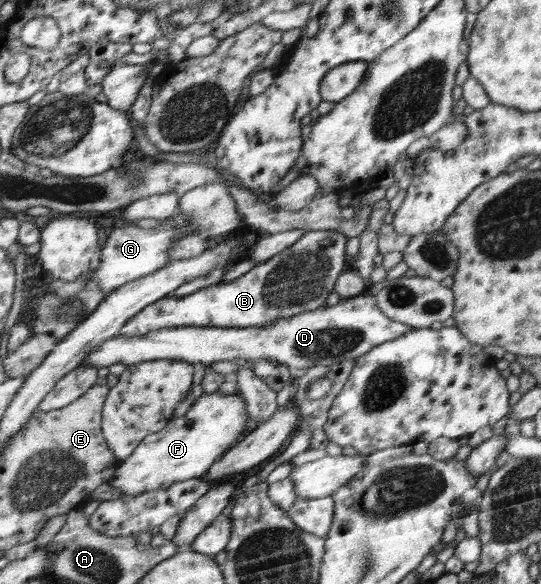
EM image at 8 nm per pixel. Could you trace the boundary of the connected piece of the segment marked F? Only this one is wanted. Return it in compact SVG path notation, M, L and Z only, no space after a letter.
M240 393L202 395L182 417L176 417L164 429L145 437L135 452L121 461L108 481L122 495L137 495L148 490L165 489L176 481L188 481L209 472L216 458L232 446L246 426L248 404Z

